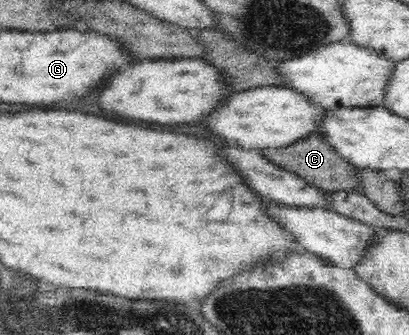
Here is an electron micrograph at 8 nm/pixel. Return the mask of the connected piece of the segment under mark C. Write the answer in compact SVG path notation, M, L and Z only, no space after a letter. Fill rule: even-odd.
M312 134L309 138L297 141L295 144L283 148L263 149L264 156L270 162L278 165L290 173L294 173L310 184L319 186L328 193L346 191L361 192L362 180L360 180L360 169L350 164L346 158L338 154L331 143L328 143L319 134Z

